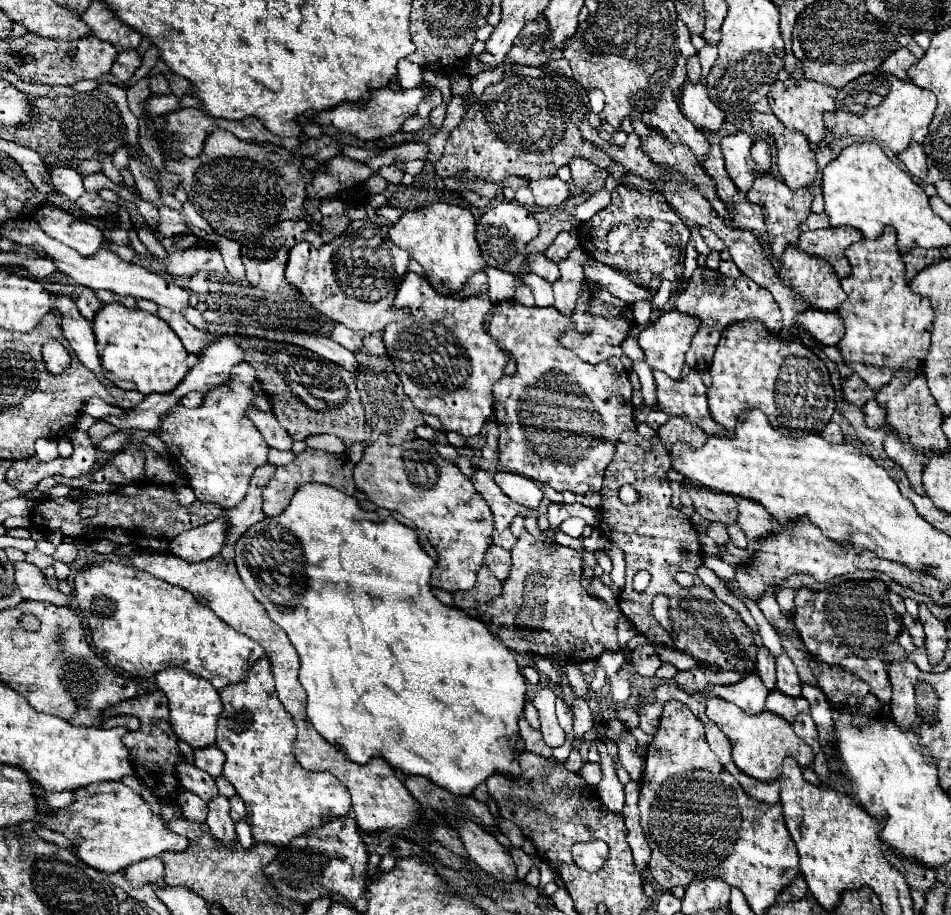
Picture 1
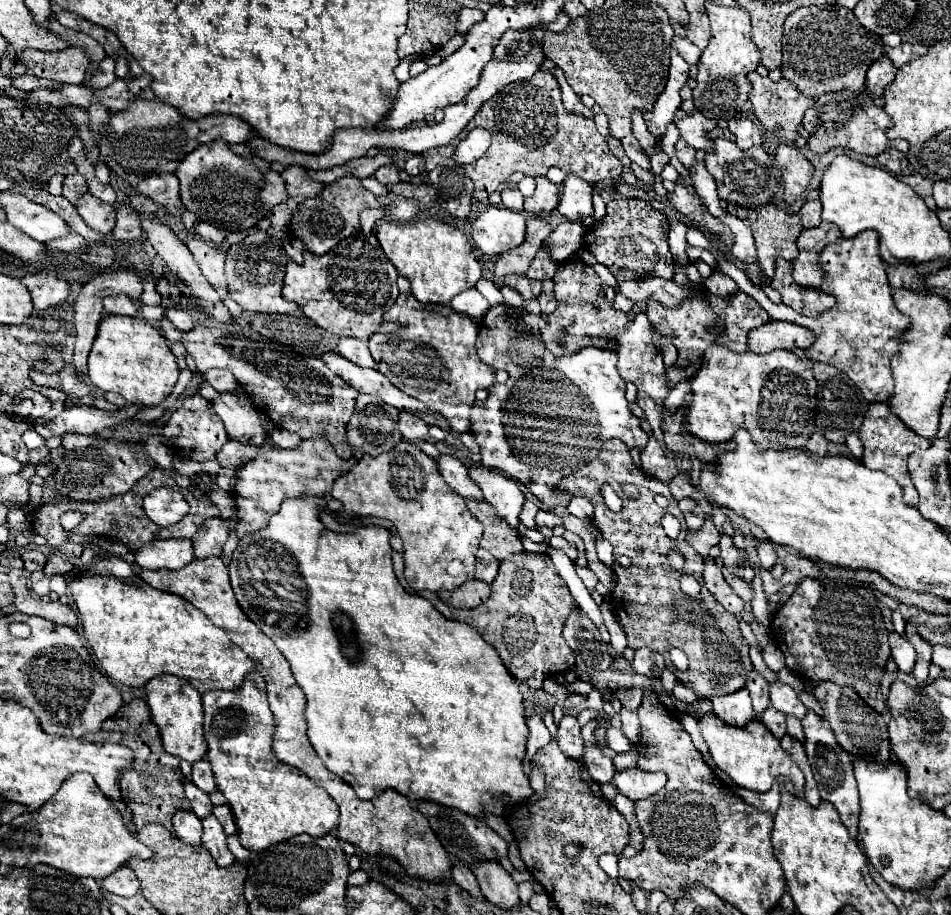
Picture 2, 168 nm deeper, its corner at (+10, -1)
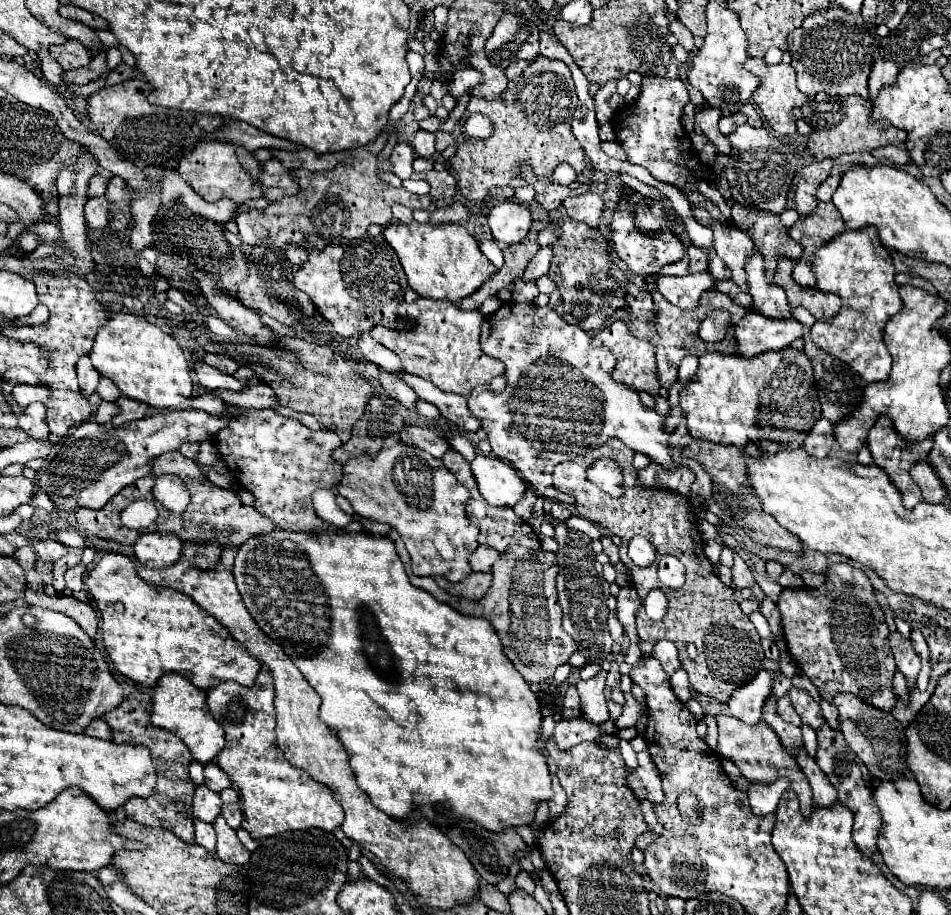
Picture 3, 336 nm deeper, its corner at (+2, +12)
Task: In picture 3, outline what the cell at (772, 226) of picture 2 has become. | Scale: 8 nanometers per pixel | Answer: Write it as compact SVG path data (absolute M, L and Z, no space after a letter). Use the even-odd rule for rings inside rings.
M733 203L733 225L739 227L745 235L749 235L755 243L755 249L765 259L765 279L775 273L777 261L787 257L791 261L799 261L801 243L789 239L787 229L779 223L779 215L769 215L767 211L753 211Z

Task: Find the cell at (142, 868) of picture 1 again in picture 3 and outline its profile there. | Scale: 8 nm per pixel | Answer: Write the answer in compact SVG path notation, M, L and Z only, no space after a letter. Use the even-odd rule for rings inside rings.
M111 865L107 867L101 867L101 871L95 871L95 877L103 883L103 885L109 885L109 883L115 883L119 879L119 871Z

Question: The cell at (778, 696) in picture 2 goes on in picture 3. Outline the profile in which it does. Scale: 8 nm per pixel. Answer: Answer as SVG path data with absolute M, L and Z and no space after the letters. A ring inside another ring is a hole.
M793 687L789 691L789 697L791 697L791 703L793 703L797 715L801 717L801 723L813 727L815 731L819 731L823 727L825 719L821 715L821 707L813 701L813 697L809 693L797 689L797 687Z

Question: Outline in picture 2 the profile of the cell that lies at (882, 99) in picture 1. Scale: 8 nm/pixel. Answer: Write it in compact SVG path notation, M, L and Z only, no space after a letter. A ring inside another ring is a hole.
M839 90L831 94L823 94L815 100L815 106L805 112L803 118L803 128L807 130L807 146L815 154L823 154L831 148L851 148L859 154L869 154L869 156L879 156L881 152L889 148L897 148L901 152L907 152L907 142L905 140L889 140L887 130L893 126L893 118L889 118L883 110L883 106L875 104L875 96L867 92L853 92L853 90Z

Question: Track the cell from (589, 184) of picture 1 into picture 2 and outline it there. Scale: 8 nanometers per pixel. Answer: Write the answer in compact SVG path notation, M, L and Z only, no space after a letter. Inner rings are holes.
M569 172L565 182L563 182L563 190L561 190L561 202L557 206L557 210L573 220L573 222L581 222L585 216L593 214L593 202L591 202L591 194L593 194L593 184L579 178L577 174Z

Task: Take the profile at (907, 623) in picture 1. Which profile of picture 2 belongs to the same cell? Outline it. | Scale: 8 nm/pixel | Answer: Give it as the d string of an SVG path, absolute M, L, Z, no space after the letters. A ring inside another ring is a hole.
M895 630L889 634L889 646L891 646L891 658L897 662L901 672L911 672L915 664L915 648L909 642L907 636L897 634Z

